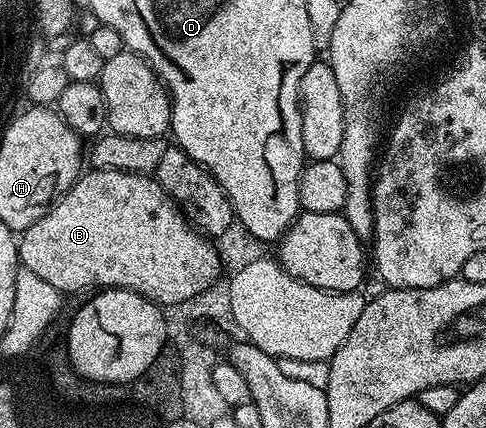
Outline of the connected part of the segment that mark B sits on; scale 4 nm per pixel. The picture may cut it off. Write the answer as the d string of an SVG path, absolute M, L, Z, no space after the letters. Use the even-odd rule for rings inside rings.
M90 169L85 173L79 174L77 181L66 190L65 195L61 196L44 213L44 217L40 217L40 221L36 221L29 229L21 232L18 239L18 258L25 270L36 273L36 277L40 277L40 281L48 281L48 285L52 285L57 291L69 293L69 291L87 290L86 292L89 292L91 289L119 287L120 289L128 289L129 291L140 293L144 298L150 299L159 305L167 305L166 303L189 304L191 299L196 298L198 294L204 293L213 283L218 282L224 271L224 266L215 244L207 236L203 235L197 227L188 222L186 216L182 214L182 208L160 186L157 178L149 175L128 173L127 171L100 171L97 169Z

